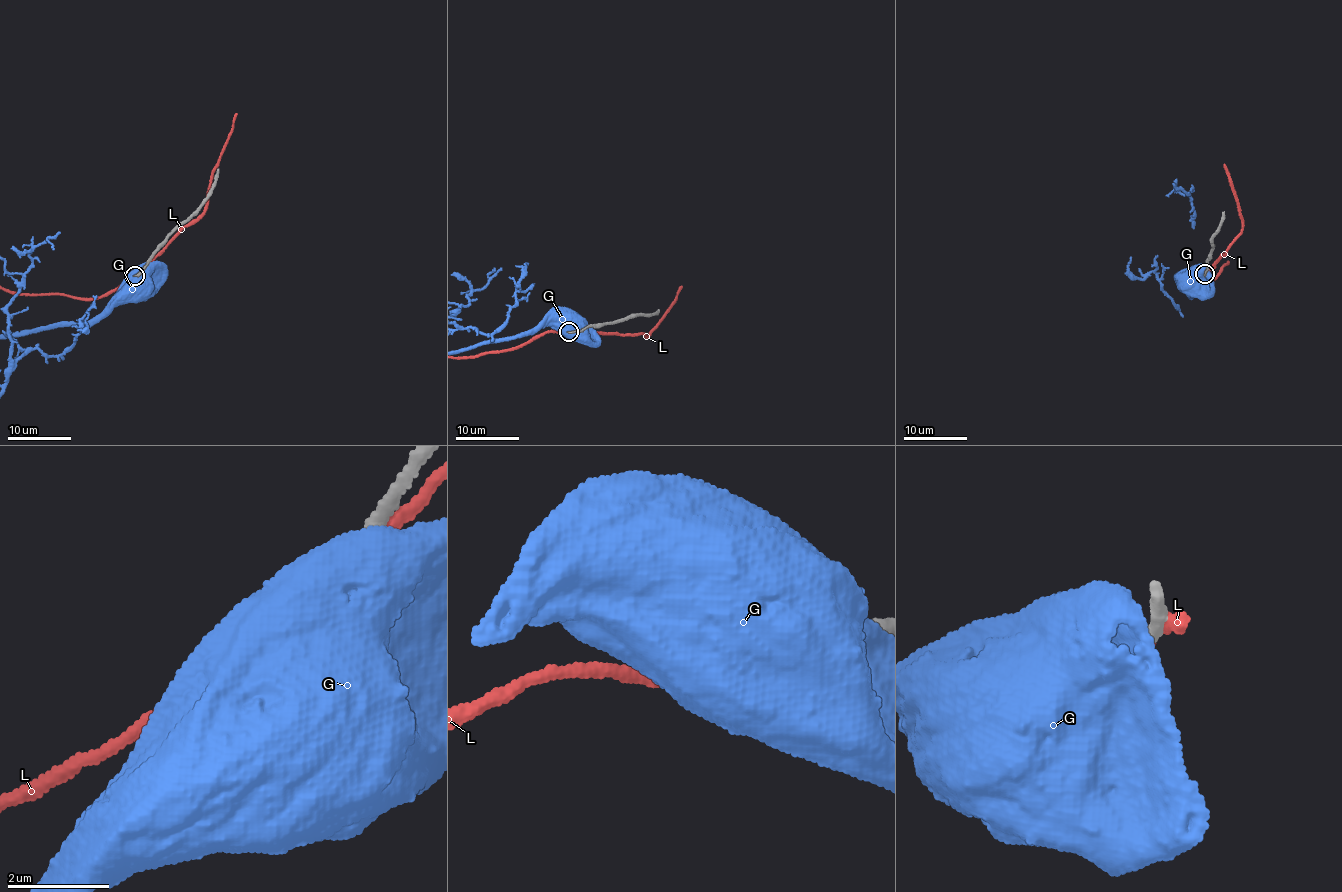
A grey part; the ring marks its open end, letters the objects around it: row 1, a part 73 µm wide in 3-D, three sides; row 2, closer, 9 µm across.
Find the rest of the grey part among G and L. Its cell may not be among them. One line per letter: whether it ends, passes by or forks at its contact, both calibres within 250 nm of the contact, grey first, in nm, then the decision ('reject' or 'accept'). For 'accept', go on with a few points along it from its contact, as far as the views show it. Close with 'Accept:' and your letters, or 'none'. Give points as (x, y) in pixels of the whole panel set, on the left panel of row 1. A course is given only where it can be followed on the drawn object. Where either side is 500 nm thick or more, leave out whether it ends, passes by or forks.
G: calibres 340 and 1050 nm; reject
L: it passes by; calibres 240 and 260 nm; reject
Accept: none

